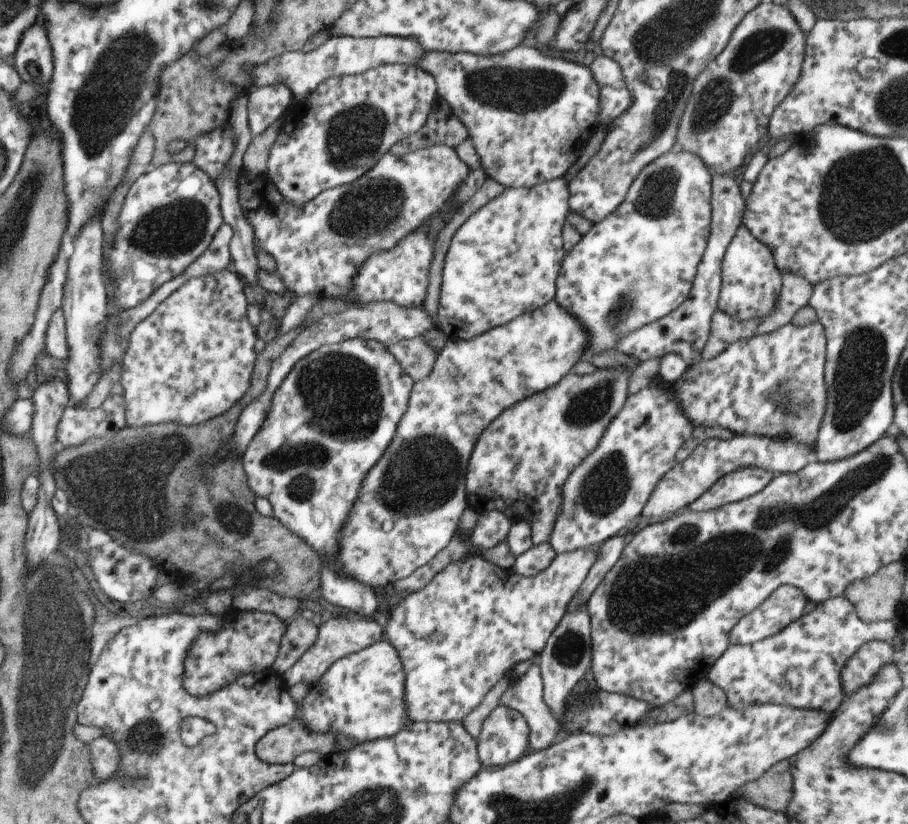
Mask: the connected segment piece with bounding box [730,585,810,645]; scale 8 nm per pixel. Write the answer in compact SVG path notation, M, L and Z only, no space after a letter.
M780 585L758 608L738 621L730 631L730 645L749 645L779 633L804 616L809 601L801 588Z

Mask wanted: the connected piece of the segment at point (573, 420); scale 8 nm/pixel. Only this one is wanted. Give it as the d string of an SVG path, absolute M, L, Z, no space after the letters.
M598 369L595 373L586 376L580 376L574 372L570 372L562 378L560 382L557 382L550 388L533 394L524 400L521 400L520 403L516 403L505 411L502 411L500 416L497 416L482 431L480 438L477 440L477 443L473 448L465 476L465 491L469 504L468 507L474 509L476 503L480 503L484 513L497 510L502 511L513 523L516 521L526 521L531 528L531 539L533 544L539 545L542 543L548 543L557 516L561 511L561 504L563 503L563 484L566 482L568 475L574 470L574 468L576 468L597 447L604 431L624 406L625 400L629 396L627 390L630 373L631 372L627 369Z

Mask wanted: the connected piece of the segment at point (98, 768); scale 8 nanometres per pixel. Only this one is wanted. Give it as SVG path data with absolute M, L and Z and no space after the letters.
M102 736L96 737L88 746L91 752L95 777L100 779L101 782L108 780L116 772L121 763L119 744L115 743L108 736Z

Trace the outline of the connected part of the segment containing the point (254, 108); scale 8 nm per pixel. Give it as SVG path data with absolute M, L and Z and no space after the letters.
M284 85L254 88L247 97L249 129L253 136L260 136L291 108L293 94Z

